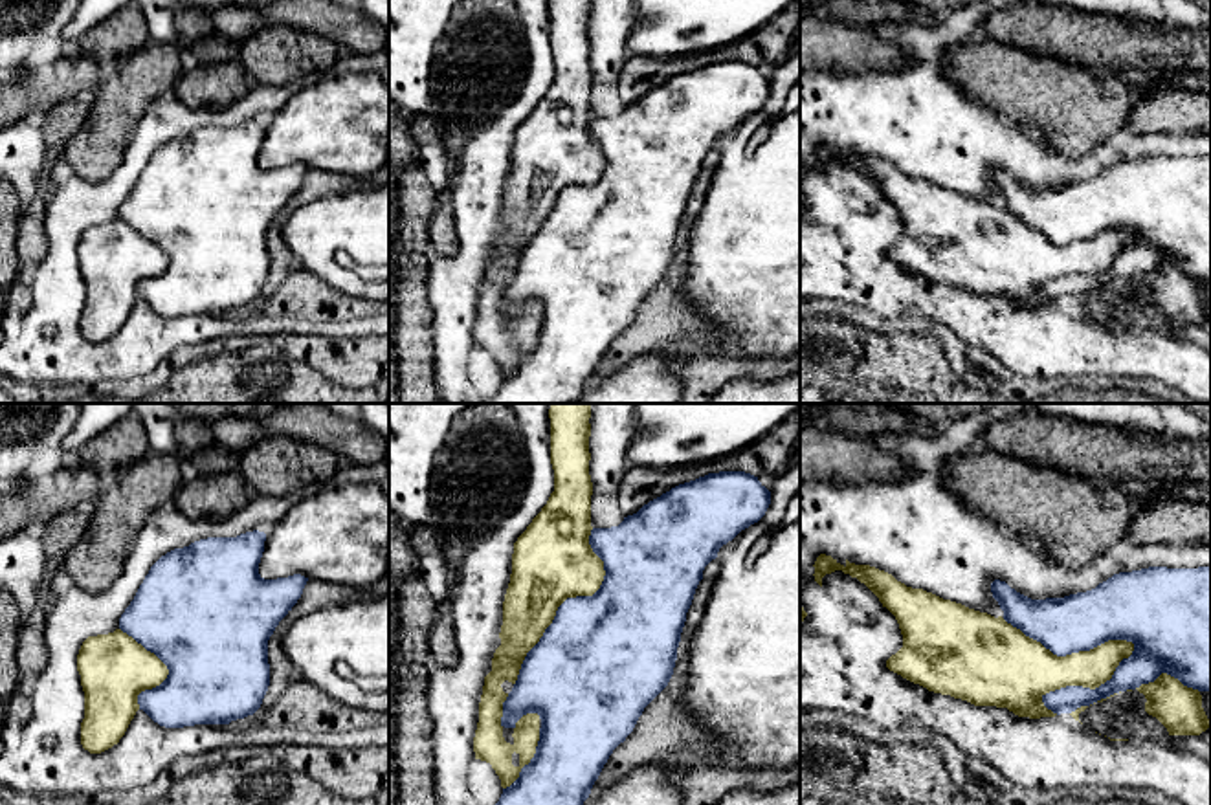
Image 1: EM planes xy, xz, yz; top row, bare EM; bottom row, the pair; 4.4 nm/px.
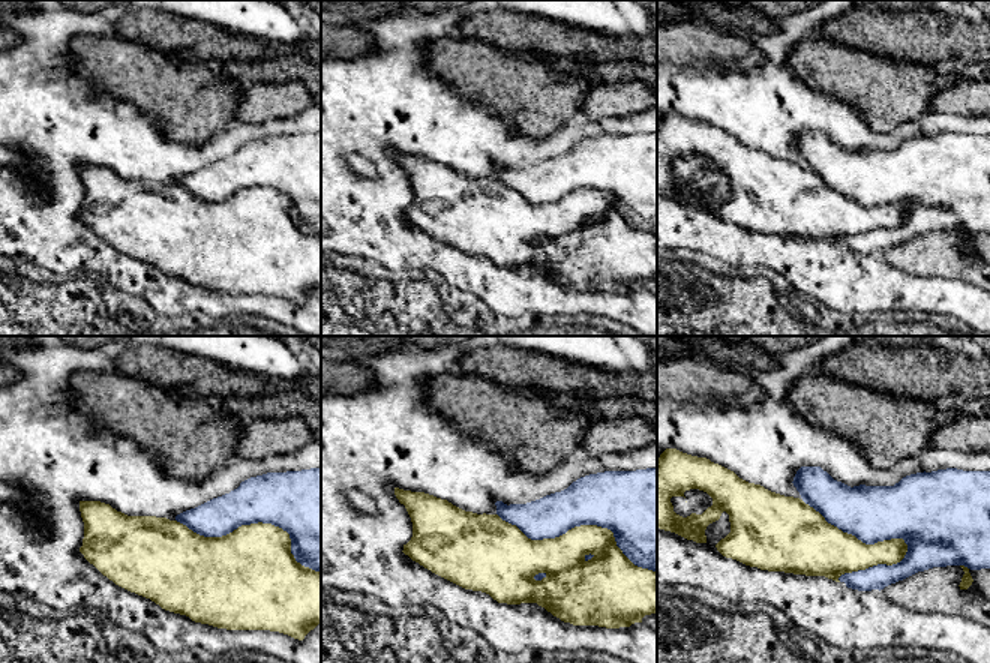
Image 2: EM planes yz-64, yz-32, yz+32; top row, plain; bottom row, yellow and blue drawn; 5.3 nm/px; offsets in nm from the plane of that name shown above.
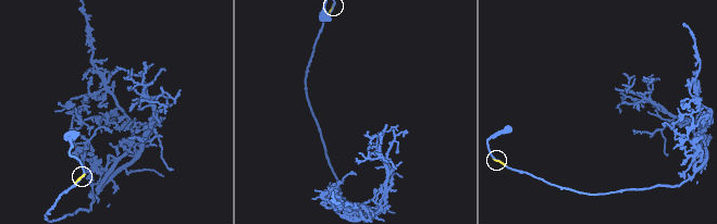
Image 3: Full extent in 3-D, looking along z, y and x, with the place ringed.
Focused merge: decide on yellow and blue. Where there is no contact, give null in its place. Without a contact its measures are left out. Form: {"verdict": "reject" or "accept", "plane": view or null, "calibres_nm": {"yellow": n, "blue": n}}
{"verdict": "reject", "plane": "yz", "calibres_nm": {"yellow": 320, "blue": 260}}

